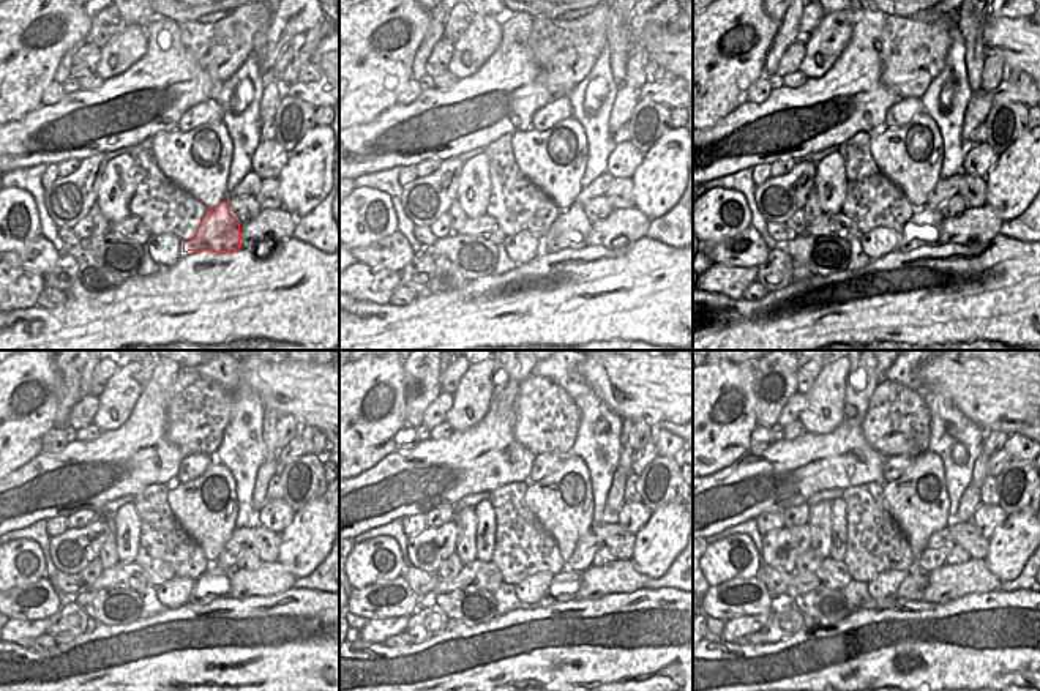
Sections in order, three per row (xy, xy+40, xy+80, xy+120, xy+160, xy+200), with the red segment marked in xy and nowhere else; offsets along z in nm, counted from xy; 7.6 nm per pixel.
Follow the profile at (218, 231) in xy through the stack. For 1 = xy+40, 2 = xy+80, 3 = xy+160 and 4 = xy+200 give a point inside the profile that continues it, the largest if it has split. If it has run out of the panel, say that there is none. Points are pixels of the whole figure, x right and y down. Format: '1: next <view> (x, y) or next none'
1: next xy+40 (572, 220)
2: next xy+80 (925, 216)
3: next xy+160 (549, 597)
4: next xy+200 (911, 587)

